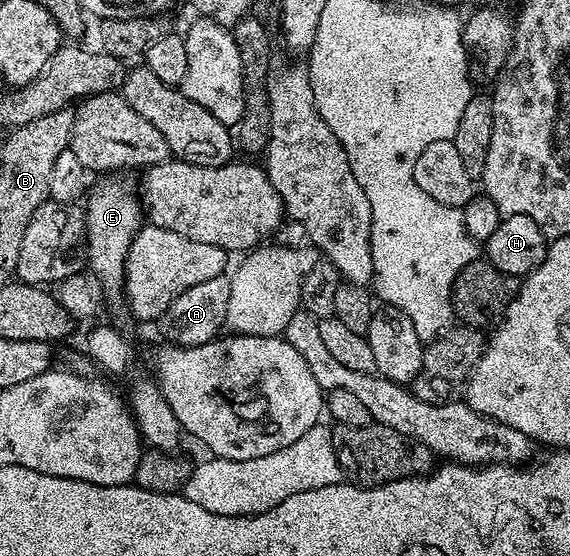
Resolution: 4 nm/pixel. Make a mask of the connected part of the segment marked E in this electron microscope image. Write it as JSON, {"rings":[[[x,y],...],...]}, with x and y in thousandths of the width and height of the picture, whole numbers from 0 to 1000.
{"rings":[[[188,317],[182,327],[174,327],[158,336],[149,356],[149,383],[153,387],[153,469],[151,477],[160,478],[158,491],[175,516],[209,514],[219,507],[219,487],[223,482],[223,455],[237,430],[237,419],[254,399],[254,379],[246,358],[230,351],[230,342],[216,327],[207,327],[207,318]]]}

